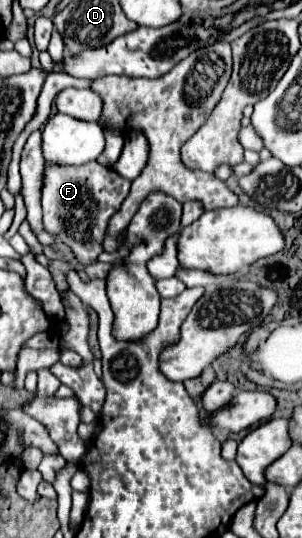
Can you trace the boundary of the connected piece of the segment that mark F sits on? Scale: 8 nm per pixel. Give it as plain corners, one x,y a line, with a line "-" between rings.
85,163
79,167
45,167
45,185
43,185
43,227
49,233
55,233
75,257
89,265
103,251
101,241
109,217
121,207
129,191
129,181
117,175
113,169
99,163

